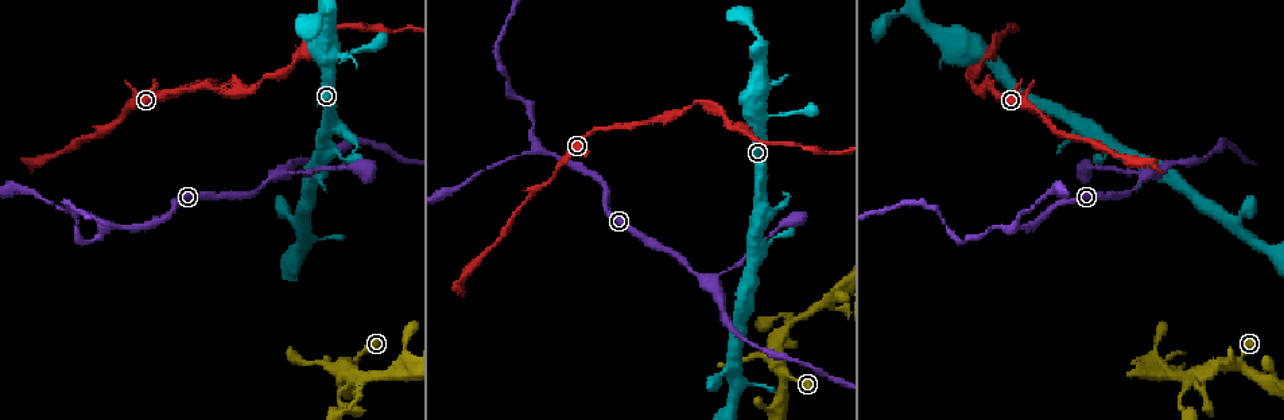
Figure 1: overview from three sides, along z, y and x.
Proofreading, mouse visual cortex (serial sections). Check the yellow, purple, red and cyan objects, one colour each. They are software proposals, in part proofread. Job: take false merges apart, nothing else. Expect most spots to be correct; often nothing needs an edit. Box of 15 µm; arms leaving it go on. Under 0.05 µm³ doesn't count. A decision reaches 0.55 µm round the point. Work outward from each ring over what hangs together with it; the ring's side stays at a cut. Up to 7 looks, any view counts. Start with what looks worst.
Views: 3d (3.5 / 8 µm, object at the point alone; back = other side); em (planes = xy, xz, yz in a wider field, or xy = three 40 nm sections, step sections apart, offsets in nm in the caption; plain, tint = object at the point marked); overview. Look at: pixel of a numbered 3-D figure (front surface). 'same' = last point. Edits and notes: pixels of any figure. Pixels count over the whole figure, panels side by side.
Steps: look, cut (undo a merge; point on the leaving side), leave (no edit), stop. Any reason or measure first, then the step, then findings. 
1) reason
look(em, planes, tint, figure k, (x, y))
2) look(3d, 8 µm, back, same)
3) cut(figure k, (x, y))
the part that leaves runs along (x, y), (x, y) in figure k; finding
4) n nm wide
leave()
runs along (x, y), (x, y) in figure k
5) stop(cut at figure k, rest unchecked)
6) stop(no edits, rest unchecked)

sudden change in width
look(3d, 8 µm, figure 1, (216, 90))

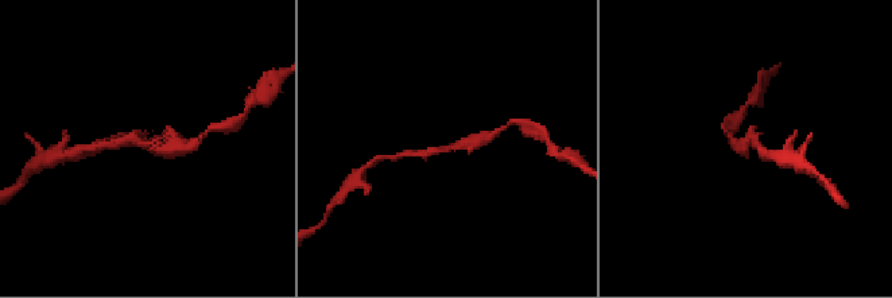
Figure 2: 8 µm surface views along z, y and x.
closer look
look(3d, 3.5 µm, figure 2, (450, 144))

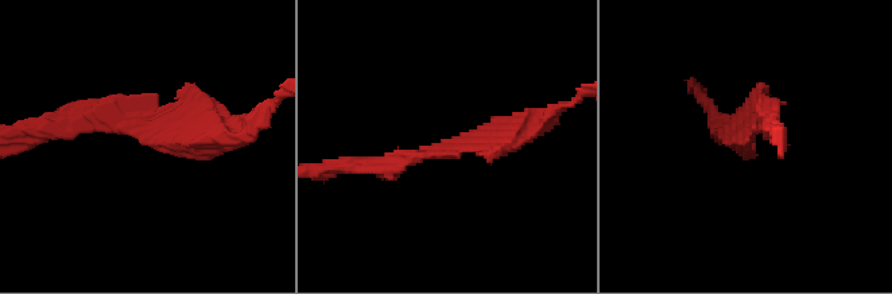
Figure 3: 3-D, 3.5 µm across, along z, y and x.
arms of 150, 300 nm
leave()
runs along (368, 165), (534, 127) in figure 3; one cell here

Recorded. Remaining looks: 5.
small branch off a trunk
look(3d, 3.5 µm, figure 1, (1188, 380))

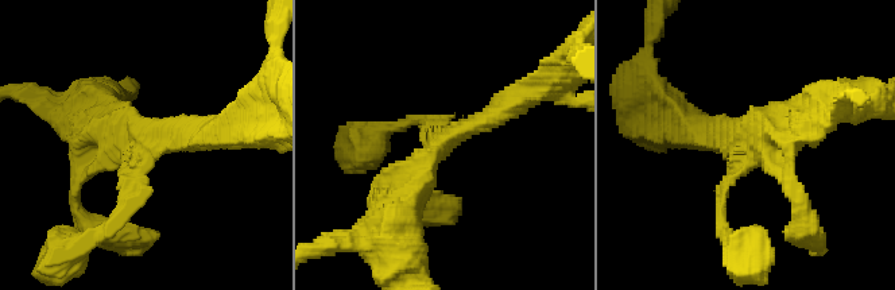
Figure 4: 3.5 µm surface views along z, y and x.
3 arms; arms of 150, 250, 400 nm
look(em, xy, step 3, tint, figure 4, (140, 139))

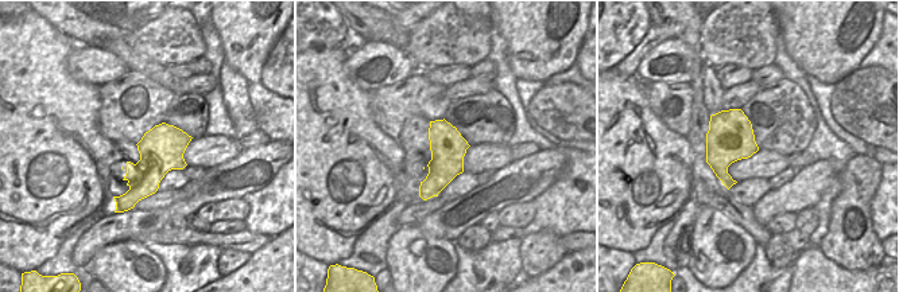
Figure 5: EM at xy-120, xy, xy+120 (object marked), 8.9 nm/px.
leave()
runs along (403, 216), (419, 165), (519, 99) in figure 4; one cell here

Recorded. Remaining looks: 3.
three-way junction
look(3d, 3.5 µm, figure 1, (1016, 224))

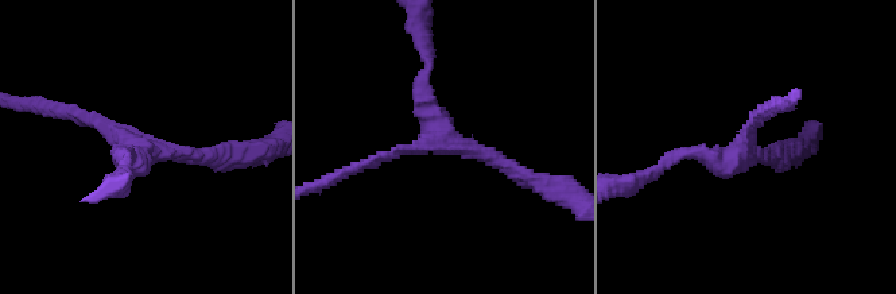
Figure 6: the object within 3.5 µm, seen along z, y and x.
3 arms; arms of 150, 200, 200 nm
look(em, xy, step 2, tint, figure 6, (144, 153))

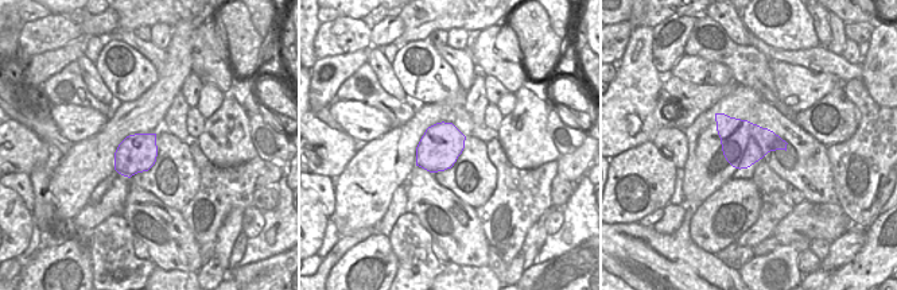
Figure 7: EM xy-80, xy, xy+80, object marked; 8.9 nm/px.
380 nm wide
leave()
runs along (528, 177), (442, 135), (421, 97), (430, 66) in figure 6; all the same cell

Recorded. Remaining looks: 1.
stop(no edits, rest unchecked)

